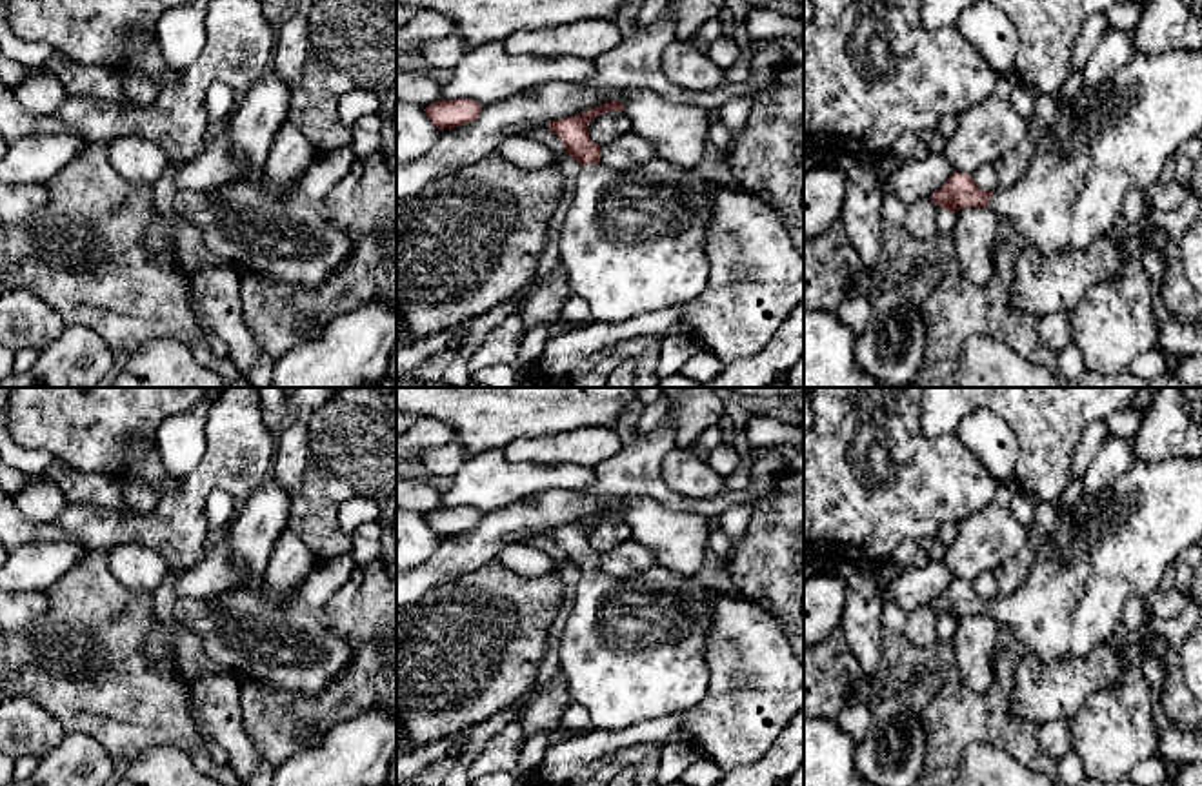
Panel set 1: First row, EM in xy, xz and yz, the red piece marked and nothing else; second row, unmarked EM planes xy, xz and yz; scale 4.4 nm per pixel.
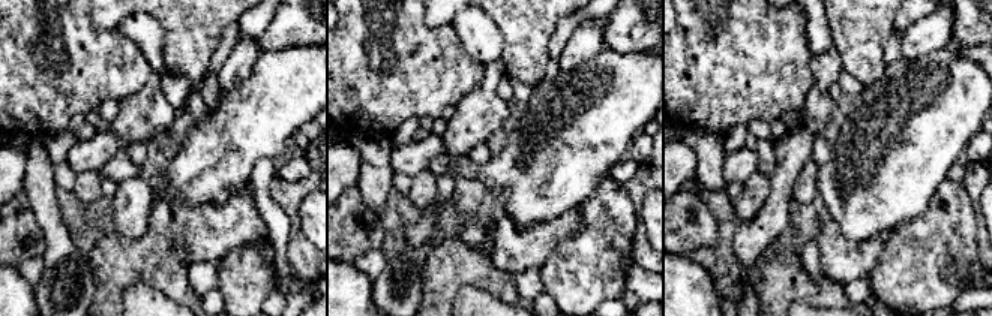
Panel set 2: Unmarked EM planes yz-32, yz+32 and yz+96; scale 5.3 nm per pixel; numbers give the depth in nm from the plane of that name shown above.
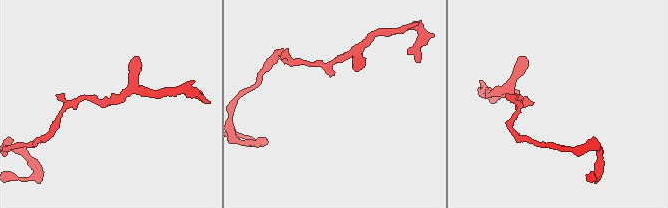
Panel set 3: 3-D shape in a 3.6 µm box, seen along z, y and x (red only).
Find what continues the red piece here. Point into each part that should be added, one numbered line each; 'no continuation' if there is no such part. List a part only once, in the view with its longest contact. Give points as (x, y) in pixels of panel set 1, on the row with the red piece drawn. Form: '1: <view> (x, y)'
1: xz (633, 242)

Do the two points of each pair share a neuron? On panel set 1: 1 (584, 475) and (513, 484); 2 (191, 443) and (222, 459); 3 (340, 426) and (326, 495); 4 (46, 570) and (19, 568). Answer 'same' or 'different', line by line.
1: same
2: different
3: same
4: same

